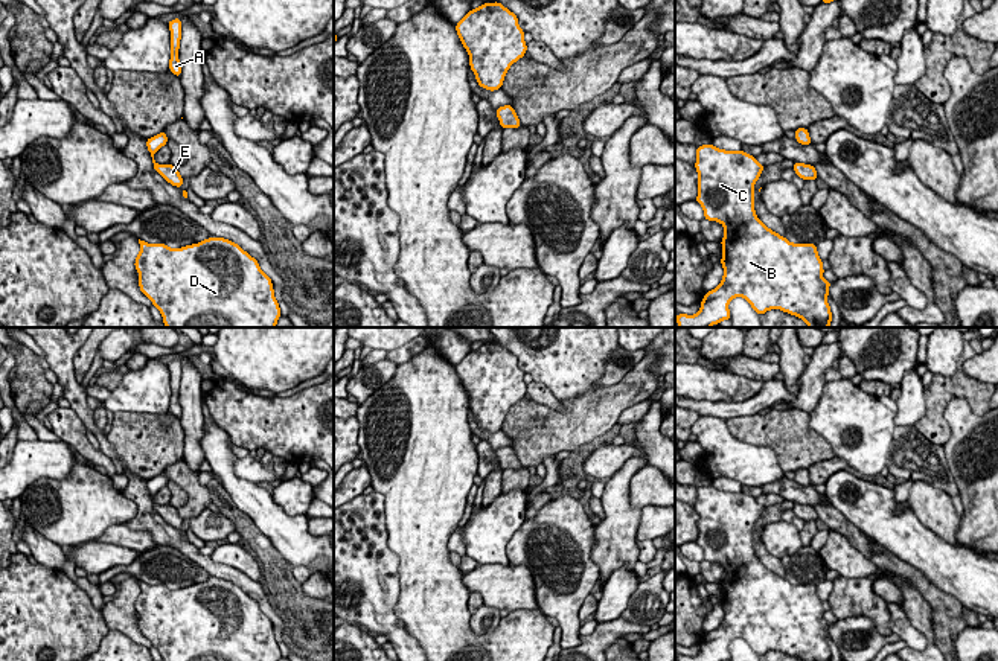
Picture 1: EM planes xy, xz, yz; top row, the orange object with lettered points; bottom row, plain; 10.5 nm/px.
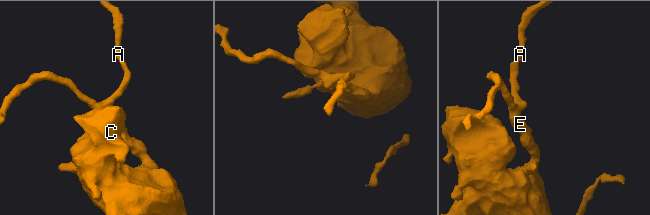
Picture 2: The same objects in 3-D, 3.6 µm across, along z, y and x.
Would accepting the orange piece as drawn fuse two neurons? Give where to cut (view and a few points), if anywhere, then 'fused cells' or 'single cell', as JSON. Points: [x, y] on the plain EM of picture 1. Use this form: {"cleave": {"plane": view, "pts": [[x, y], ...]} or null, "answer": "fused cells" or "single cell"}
{"cleave": null, "answer": "single cell"}

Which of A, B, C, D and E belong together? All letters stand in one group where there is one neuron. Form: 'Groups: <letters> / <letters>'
Groups: A B C D E

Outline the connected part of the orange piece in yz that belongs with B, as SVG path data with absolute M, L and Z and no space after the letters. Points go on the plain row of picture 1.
M712 484L696 487L695 510L699 515L696 544L704 550L704 560L724 567L721 582L724 618L704 637L695 656L678 653L677 661L731 661L728 644L734 638L744 638L759 656L780 650L801 661L832 661L826 643L832 623L823 620L824 609L817 586L792 585L756 557L754 524L763 509L754 497L744 492L718 490Z

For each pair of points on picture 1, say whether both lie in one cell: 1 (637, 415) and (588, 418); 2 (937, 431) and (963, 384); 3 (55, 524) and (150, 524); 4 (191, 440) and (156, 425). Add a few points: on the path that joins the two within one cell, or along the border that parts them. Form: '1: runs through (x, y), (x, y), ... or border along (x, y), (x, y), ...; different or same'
1: border along (649, 396), (628, 407), (616, 422); different
2: runs through (937, 418), (937, 404), (950, 392); same
3: border along (122, 491), (136, 504), (136, 514), (127, 523); different
4: border along (179, 419), (183, 428), (183, 457); different

